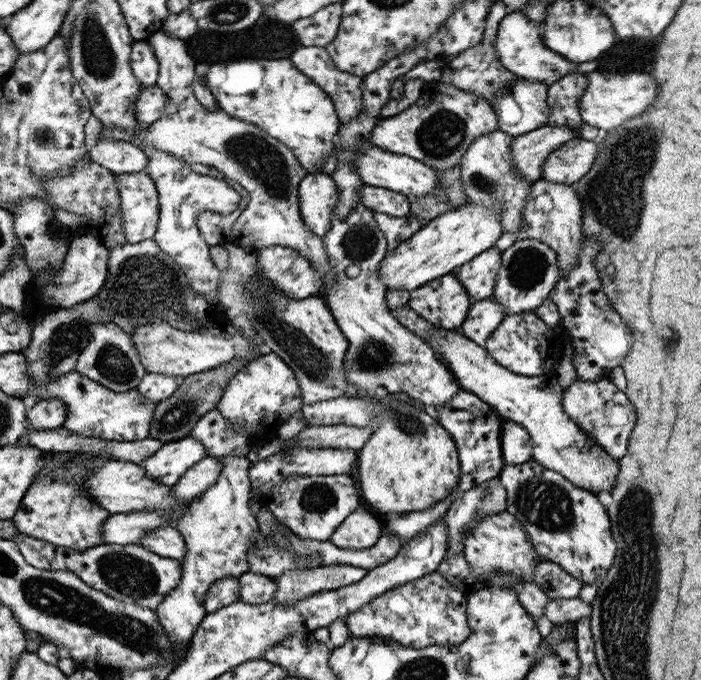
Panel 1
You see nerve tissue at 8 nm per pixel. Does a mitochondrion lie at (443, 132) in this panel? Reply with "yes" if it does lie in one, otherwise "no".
yes

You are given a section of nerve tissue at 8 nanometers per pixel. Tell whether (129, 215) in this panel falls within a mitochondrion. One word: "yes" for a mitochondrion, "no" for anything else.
no

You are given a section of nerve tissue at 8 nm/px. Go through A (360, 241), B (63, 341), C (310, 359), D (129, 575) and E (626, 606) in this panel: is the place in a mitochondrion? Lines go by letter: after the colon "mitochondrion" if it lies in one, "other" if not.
A: mitochondrion
B: mitochondrion
C: mitochondrion
D: mitochondrion
E: mitochondrion

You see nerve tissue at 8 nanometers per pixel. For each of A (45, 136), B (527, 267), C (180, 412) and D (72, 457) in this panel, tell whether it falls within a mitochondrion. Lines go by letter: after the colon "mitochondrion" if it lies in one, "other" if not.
A: mitochondrion
B: mitochondrion
C: mitochondrion
D: other

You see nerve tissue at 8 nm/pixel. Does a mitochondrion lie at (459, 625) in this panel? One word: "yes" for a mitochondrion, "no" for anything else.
no

